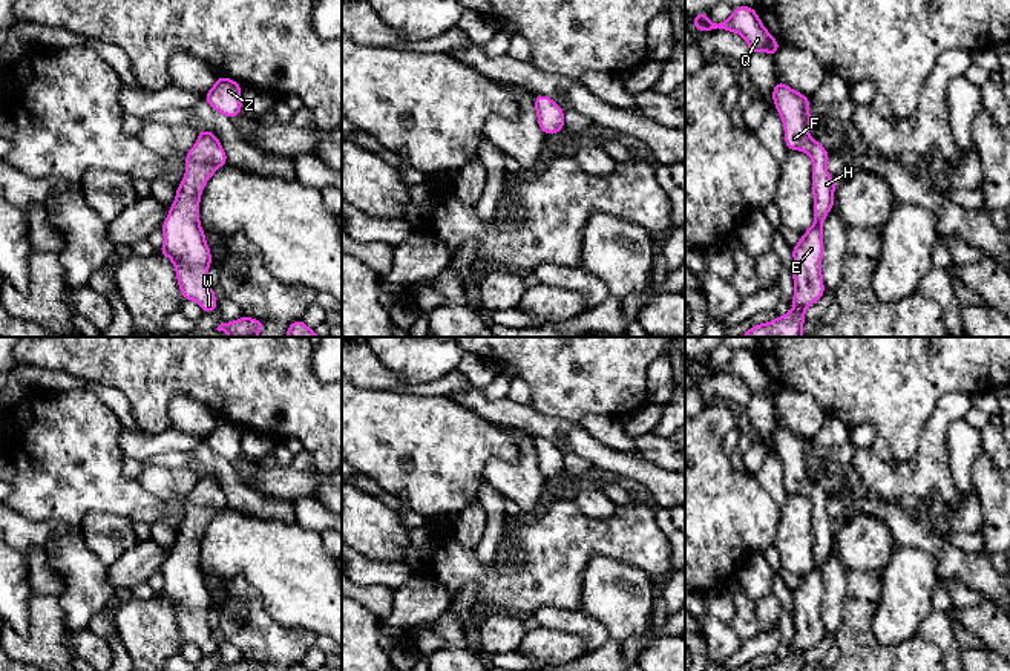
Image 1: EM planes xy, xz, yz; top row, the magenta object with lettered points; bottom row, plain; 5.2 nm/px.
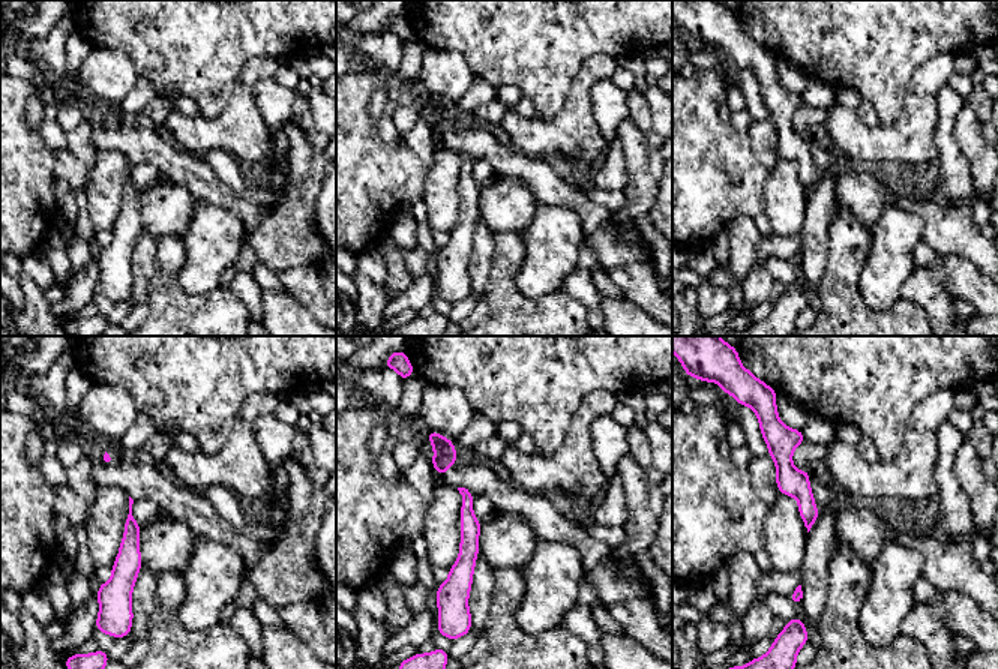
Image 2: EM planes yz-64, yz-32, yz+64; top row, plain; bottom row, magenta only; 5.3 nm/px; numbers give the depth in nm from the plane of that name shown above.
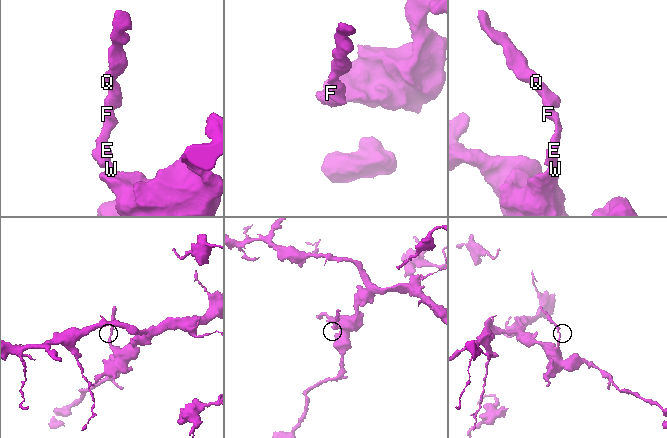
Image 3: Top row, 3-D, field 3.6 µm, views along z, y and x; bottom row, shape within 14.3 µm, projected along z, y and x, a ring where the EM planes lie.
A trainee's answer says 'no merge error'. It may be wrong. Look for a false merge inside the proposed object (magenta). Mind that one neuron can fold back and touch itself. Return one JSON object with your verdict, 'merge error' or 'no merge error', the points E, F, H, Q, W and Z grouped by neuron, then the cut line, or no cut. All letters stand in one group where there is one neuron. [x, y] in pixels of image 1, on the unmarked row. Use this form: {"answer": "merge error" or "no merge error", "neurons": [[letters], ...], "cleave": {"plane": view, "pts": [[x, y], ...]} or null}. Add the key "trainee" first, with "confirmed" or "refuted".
{"trainee": "confirmed", "answer": "no merge error", "neurons": [["E", "F", "H", "Q", "W", "Z"]], "cleave": null}

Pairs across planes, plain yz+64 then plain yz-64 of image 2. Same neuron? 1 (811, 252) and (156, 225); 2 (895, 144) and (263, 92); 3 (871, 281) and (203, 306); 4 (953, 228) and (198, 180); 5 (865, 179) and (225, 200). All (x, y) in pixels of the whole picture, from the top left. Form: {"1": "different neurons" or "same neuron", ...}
{"1": "different neurons", "2": "different neurons", "3": "different neurons", "4": "same neuron", "5": "different neurons"}

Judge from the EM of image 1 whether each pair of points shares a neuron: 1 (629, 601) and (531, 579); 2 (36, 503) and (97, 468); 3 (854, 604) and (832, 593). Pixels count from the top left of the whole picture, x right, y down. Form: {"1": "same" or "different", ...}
{"1": "different", "2": "same", "3": "different"}

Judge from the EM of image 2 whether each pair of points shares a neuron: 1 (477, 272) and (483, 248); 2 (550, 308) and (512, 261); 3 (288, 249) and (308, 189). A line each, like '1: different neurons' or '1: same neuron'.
1: same neuron
2: same neuron
3: same neuron

